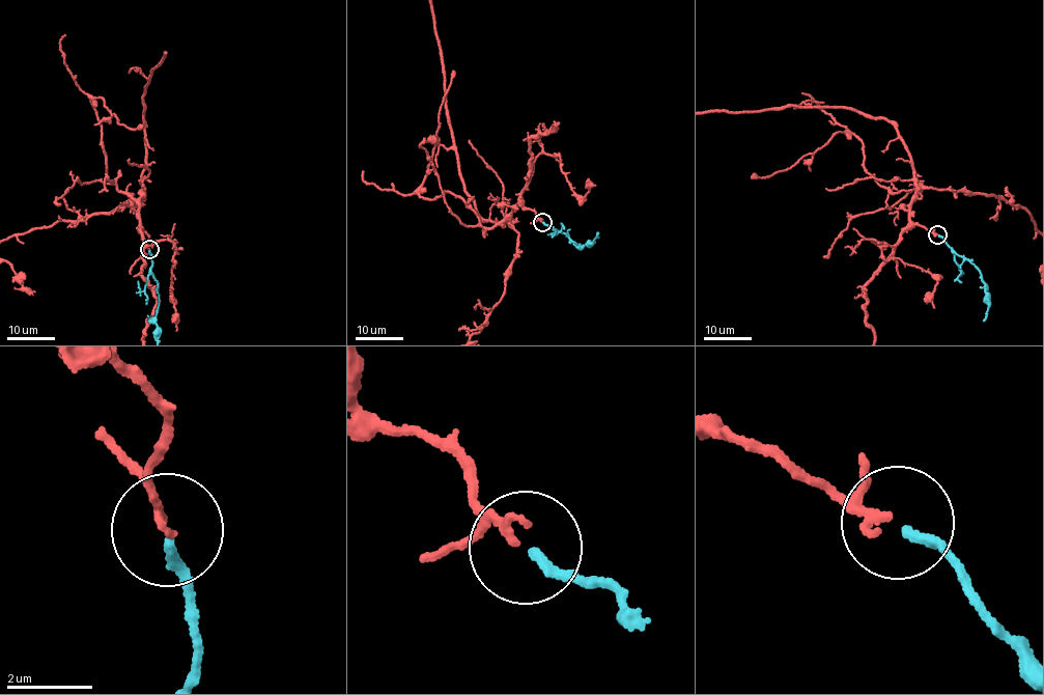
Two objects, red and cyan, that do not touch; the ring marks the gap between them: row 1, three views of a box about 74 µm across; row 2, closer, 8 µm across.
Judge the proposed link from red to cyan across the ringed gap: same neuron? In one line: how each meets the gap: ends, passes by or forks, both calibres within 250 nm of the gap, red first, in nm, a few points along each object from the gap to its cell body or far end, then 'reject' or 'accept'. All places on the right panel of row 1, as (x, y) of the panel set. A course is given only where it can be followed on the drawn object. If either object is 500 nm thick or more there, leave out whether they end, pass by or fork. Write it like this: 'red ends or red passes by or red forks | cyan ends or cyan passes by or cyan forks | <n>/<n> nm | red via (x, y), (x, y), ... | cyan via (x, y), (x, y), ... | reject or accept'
red passes by | cyan ends | 160/240 nm | red via (936, 234), (910, 220), (918, 186), (898, 130), (856, 110), (790, 105), (710, 110) | cyan via (938, 235), (980, 272), (985, 285), (985, 302), (989, 305), (983, 321) | accept

